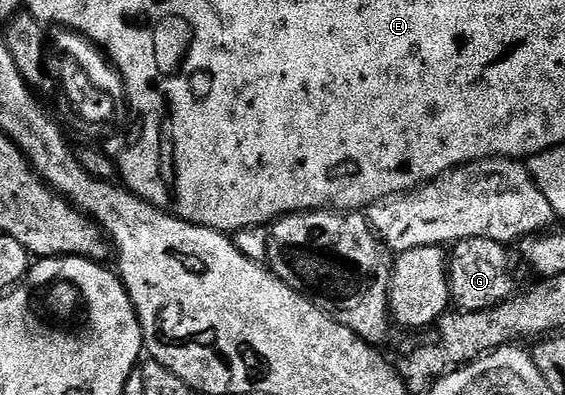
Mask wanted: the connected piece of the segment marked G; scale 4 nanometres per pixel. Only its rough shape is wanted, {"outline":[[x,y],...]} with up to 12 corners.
{"outline":[[460,239],[447,255],[449,294],[482,311],[515,294],[510,248]]}

